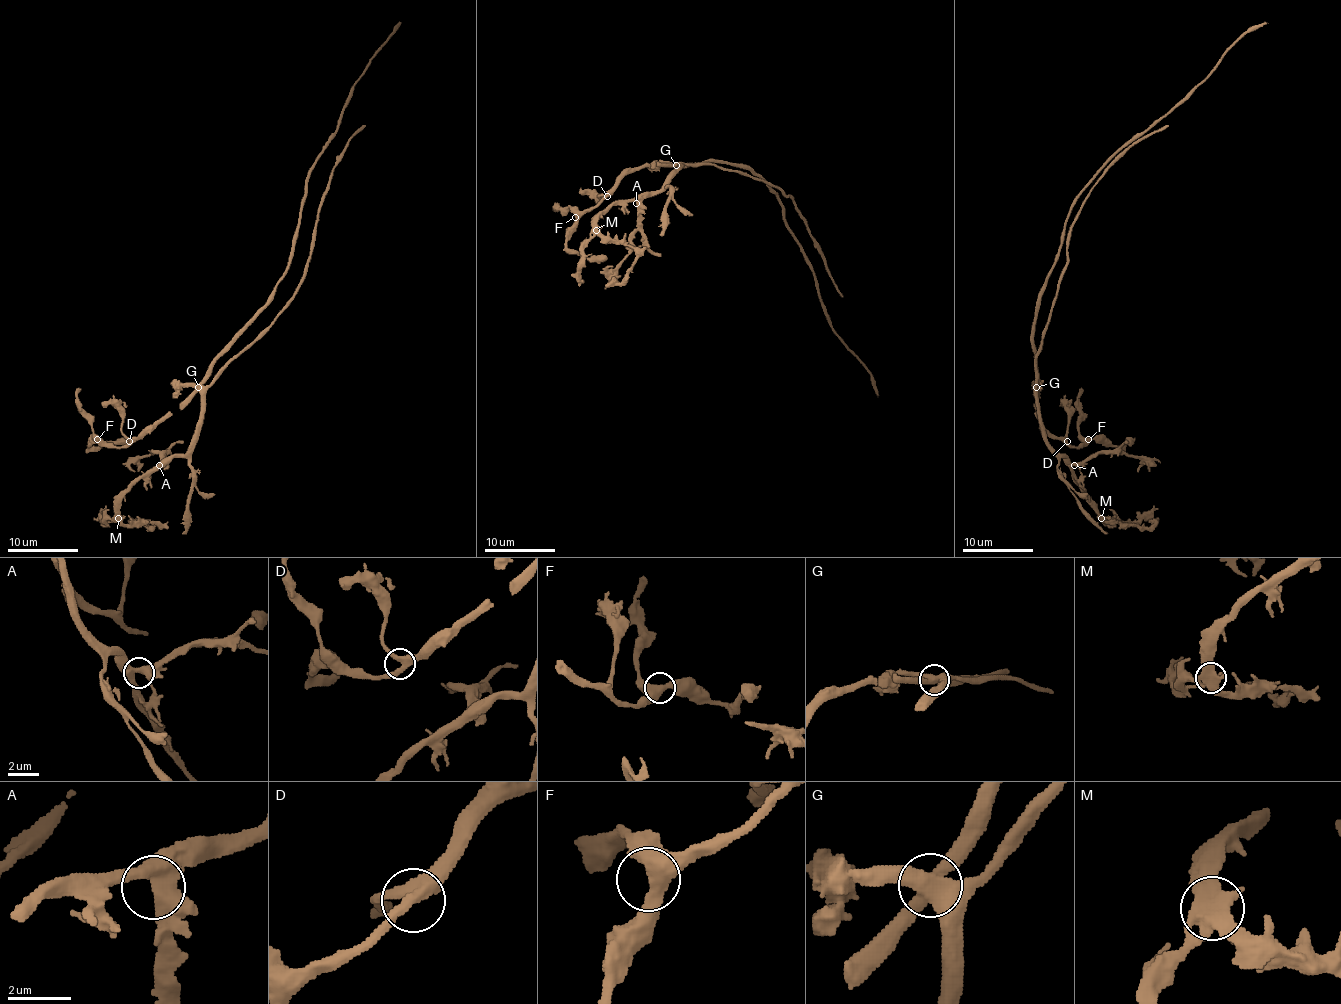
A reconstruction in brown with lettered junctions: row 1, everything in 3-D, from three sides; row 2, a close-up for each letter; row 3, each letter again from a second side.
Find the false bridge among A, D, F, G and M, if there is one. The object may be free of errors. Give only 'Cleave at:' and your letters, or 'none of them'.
Cleave at: G

